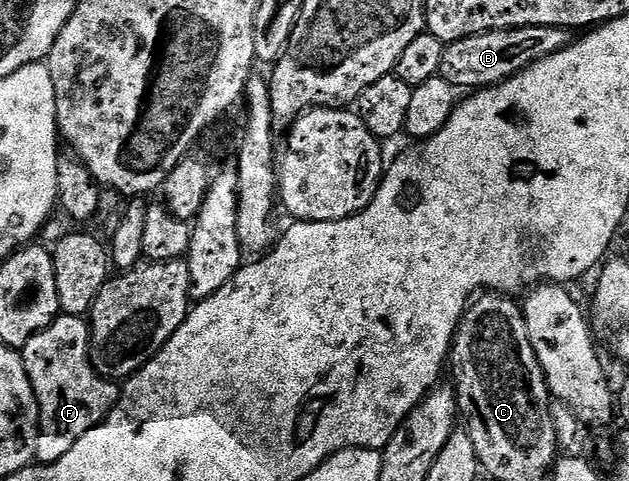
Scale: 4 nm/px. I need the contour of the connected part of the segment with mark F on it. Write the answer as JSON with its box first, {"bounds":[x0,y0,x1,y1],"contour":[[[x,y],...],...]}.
{"bounds":[20,314,120,464],"contour":[[[59,314],[57,319],[48,325],[48,329],[40,329],[28,341],[28,345],[20,348],[22,364],[28,373],[28,381],[36,393],[38,402],[38,444],[36,459],[39,464],[55,463],[96,425],[100,425],[108,417],[108,413],[116,404],[120,387],[113,379],[101,375],[90,360],[90,325],[83,316]]]}

